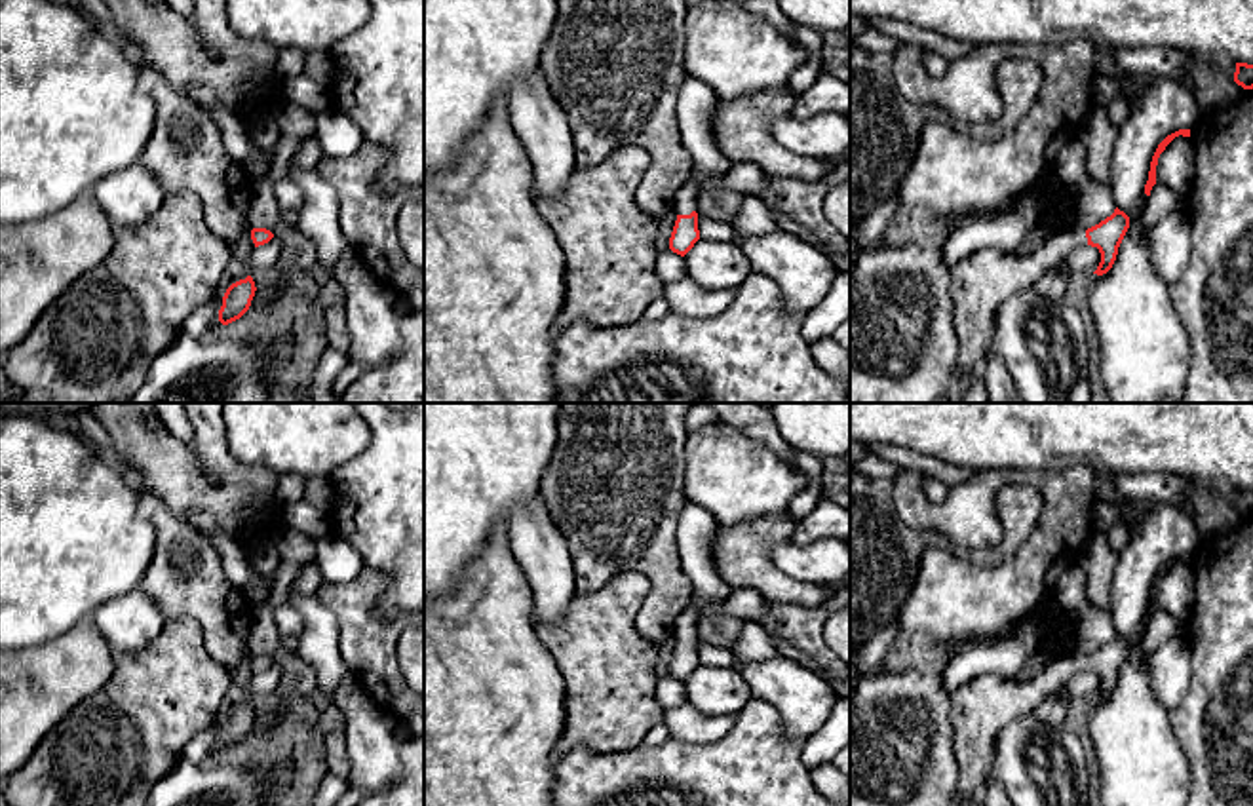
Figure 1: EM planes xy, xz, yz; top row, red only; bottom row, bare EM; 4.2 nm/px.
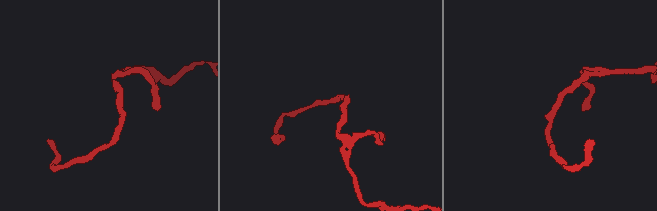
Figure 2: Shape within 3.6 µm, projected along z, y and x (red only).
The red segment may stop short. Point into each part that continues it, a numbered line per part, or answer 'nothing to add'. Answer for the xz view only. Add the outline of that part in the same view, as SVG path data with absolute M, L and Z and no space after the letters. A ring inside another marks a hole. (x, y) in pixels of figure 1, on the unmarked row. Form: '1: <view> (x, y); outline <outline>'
1: xz (687, 620); outline M694 595L690 603L683 608L673 629L673 637L677 641L690 641L694 637L698 614L705 604L707 601Z

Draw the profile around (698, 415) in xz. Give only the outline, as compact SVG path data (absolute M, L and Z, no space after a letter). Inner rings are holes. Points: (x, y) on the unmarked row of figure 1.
M694 403L684 418L684 428L688 433L717 420L717 413L707 403Z

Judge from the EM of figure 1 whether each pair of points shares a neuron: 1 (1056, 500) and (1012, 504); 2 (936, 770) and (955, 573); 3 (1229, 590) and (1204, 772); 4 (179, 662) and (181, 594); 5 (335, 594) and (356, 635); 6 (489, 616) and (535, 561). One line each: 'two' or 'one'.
1: two
2: one
3: one
4: two
5: one
6: two

